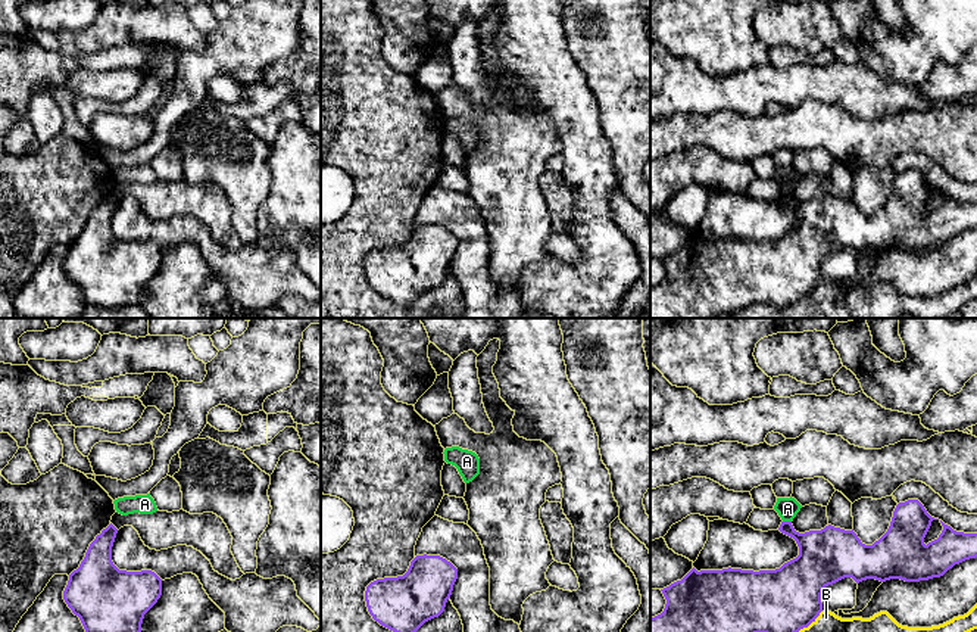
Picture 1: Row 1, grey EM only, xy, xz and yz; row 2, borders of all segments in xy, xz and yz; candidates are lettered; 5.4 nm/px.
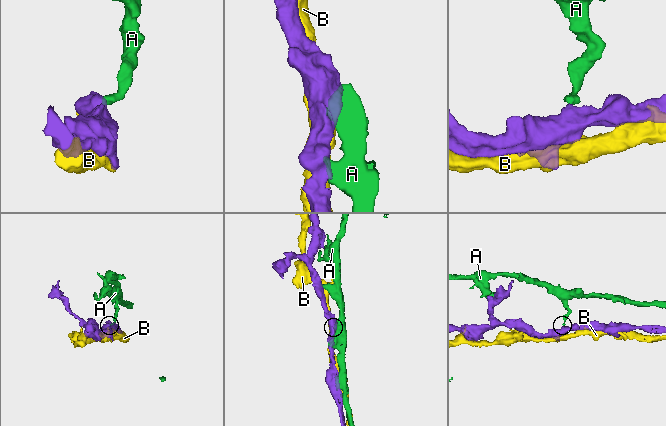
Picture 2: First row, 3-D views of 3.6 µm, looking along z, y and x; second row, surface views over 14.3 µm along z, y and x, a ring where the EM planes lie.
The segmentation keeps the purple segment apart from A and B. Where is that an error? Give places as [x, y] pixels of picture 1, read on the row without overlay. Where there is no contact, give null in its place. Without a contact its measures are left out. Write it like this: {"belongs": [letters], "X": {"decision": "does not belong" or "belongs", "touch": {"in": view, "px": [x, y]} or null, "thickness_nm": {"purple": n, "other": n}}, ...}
{"belongs": [], "A": {"decision": "does not belong", "touch": {"in": "yz", "px": [787, 192]}, "thickness_nm": {"purple": 260, "other": 120}}, "B": {"decision": "does not belong", "touch": {"in": "yz", "px": [768, 304]}, "thickness_nm": {"purple": 380, "other": 220}}}

